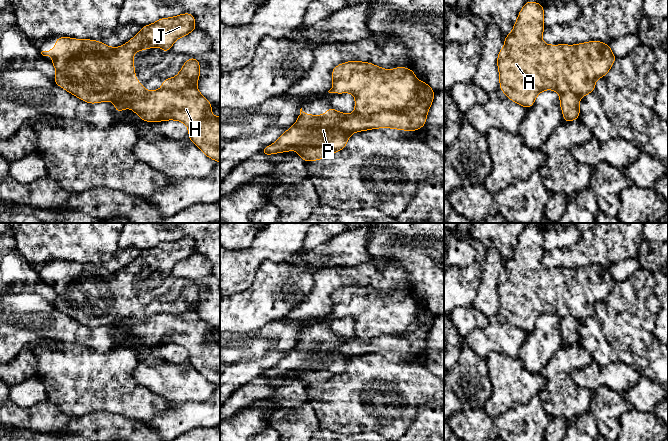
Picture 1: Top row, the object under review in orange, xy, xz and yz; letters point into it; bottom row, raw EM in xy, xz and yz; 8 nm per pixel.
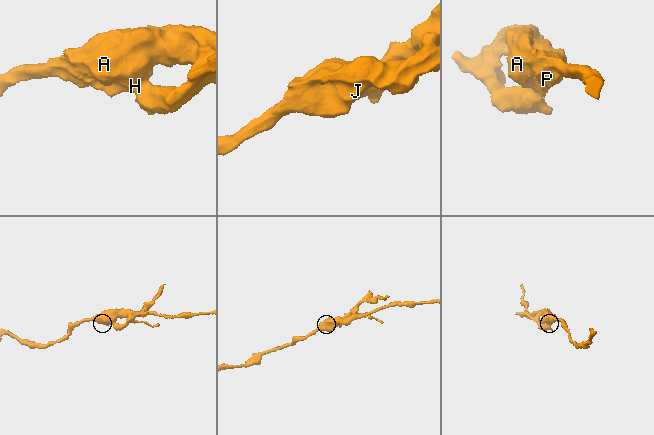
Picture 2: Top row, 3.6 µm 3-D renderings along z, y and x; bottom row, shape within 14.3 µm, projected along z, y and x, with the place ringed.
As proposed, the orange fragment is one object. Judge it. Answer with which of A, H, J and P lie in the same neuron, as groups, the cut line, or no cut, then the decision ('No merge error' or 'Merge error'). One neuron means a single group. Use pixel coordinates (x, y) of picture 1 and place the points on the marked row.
Groups: A J P / H. Split along xz (433, 95), (420, 92), (400, 111), (353, 114). Merge error

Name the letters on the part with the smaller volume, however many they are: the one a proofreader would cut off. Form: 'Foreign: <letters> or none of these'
Foreign: H

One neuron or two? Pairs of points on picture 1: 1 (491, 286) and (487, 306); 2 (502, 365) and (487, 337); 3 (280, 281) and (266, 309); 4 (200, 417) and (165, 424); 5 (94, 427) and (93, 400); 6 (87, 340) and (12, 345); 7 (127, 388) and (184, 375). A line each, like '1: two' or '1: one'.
1: one
2: two
3: one
4: one
5: two
6: one
7: two

